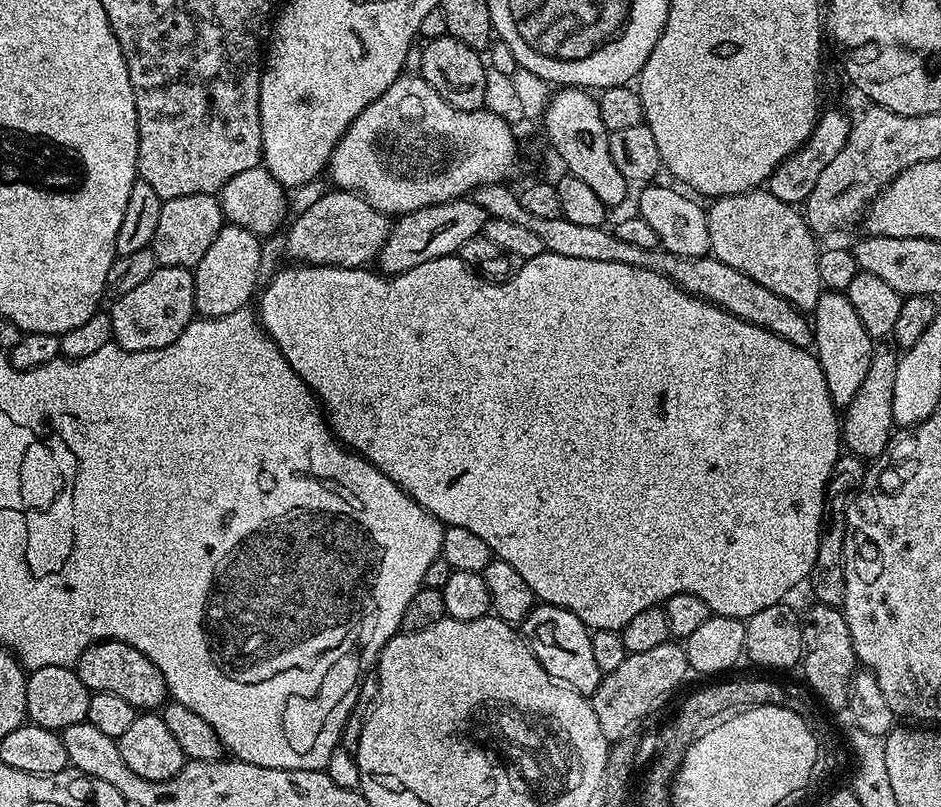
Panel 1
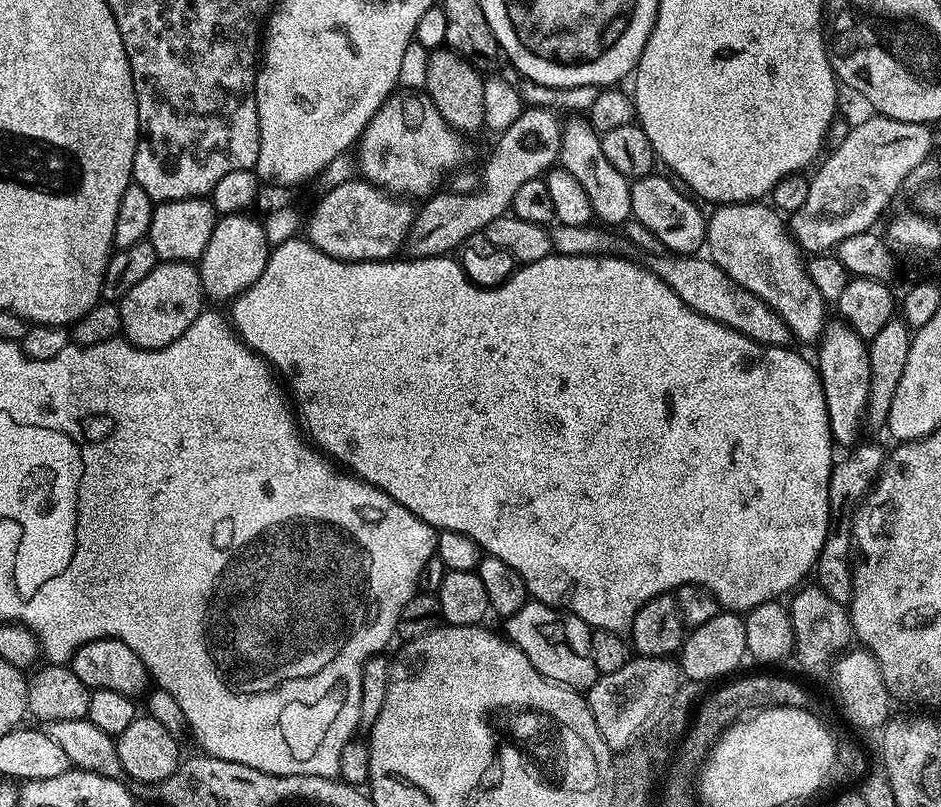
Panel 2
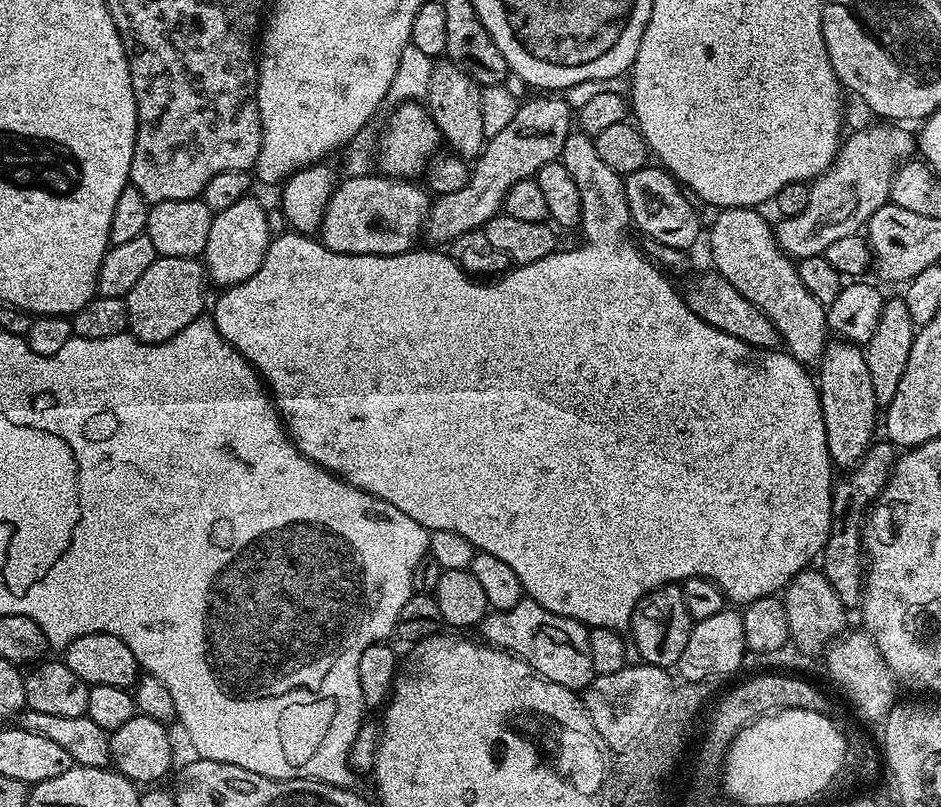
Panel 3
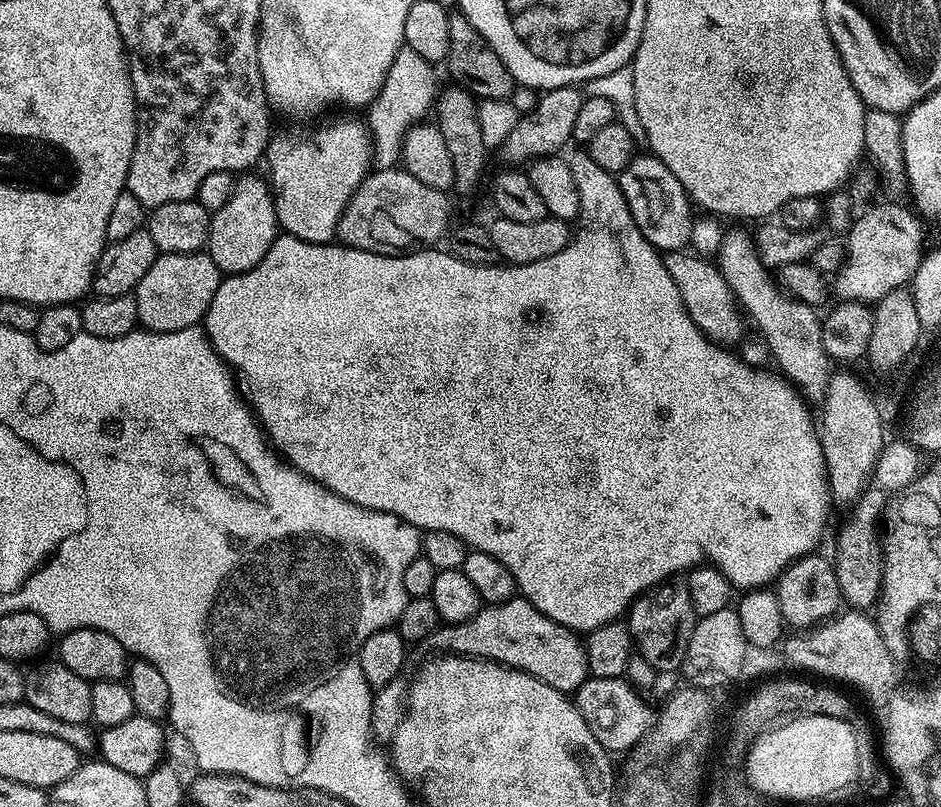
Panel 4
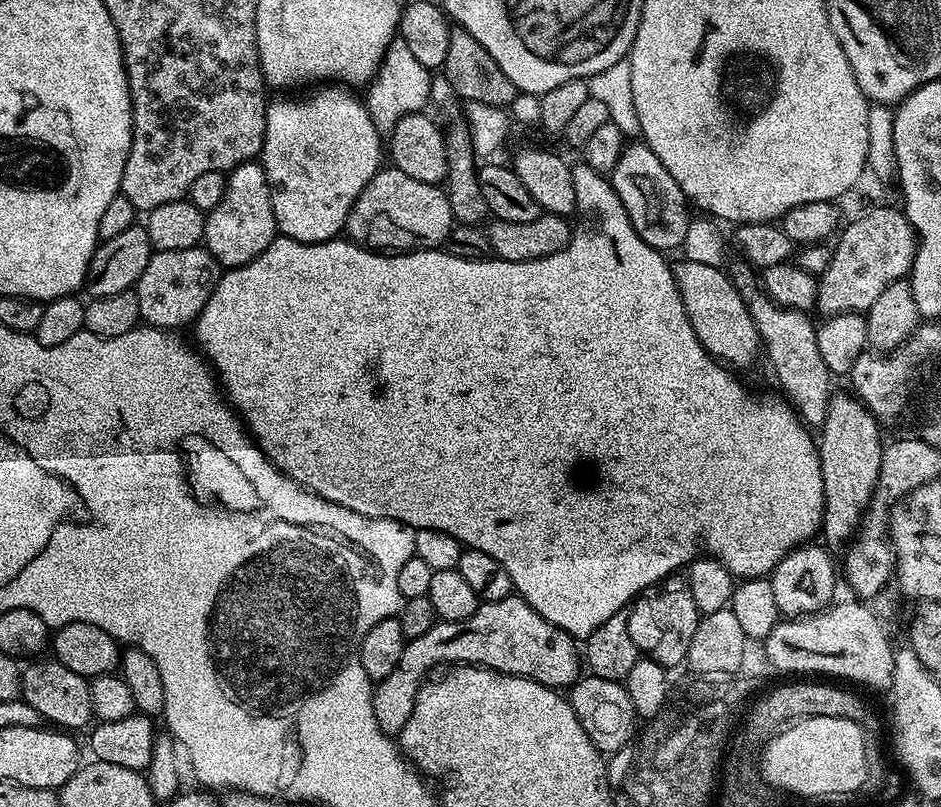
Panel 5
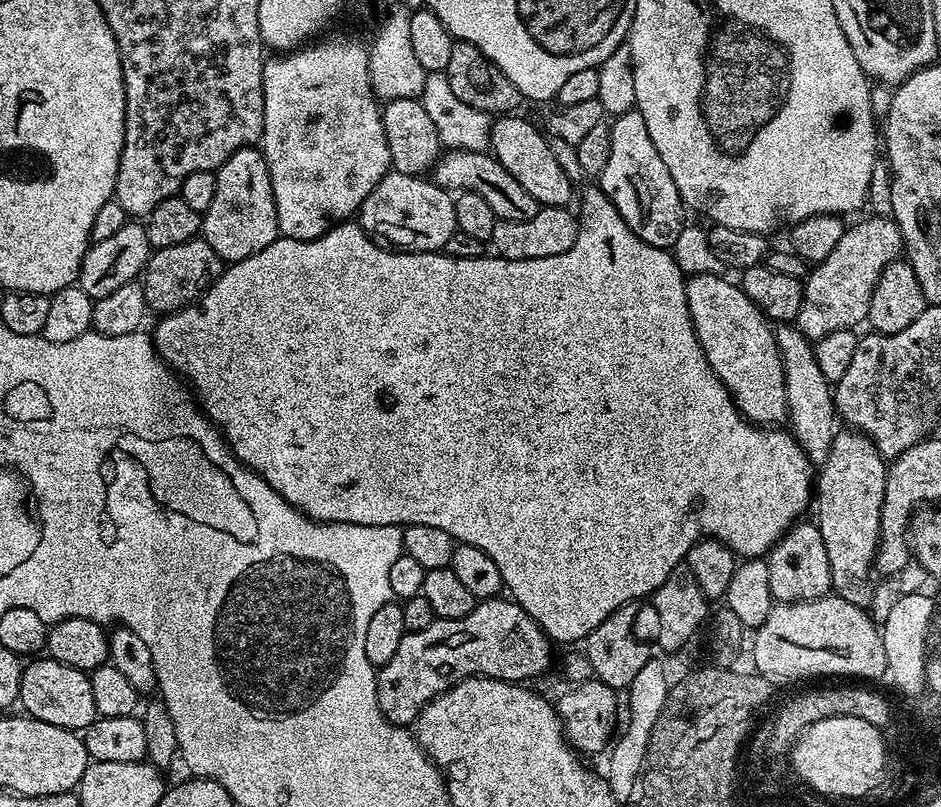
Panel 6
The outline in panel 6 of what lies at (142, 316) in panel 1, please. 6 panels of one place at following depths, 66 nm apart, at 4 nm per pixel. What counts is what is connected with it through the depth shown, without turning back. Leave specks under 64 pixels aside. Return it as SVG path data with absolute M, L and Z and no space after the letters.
M203 238L182 242L182 246L155 249L142 273L149 309L156 314L167 314L196 303L216 283L225 267L225 261L220 259L220 255Z

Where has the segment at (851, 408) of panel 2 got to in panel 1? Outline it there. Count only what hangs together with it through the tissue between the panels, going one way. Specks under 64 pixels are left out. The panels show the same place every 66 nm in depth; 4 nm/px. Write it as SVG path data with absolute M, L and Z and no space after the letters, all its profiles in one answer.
M821 291L811 321L814 329L814 355L822 366L826 390L830 390L830 398L837 409L843 410L852 401L854 394L858 394L858 386L862 386L863 380L866 379L866 370L870 370L874 337L866 330L866 326L862 326L862 318L858 318L854 306L850 306L850 298L843 292Z

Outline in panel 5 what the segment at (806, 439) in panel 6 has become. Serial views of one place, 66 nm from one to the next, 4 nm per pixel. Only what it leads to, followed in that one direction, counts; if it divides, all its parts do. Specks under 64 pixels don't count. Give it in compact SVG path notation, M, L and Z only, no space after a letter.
M747 262L739 263L730 268L732 282L746 302L750 318L754 318L763 351L766 356L768 352L768 360L784 387L783 395L809 429L819 429L826 422L828 403L834 395L834 377L826 362L822 362L822 354L818 354L817 325L814 320L812 324L813 317L809 313L797 312L795 308L786 308L783 304L776 303L758 283L753 266Z

